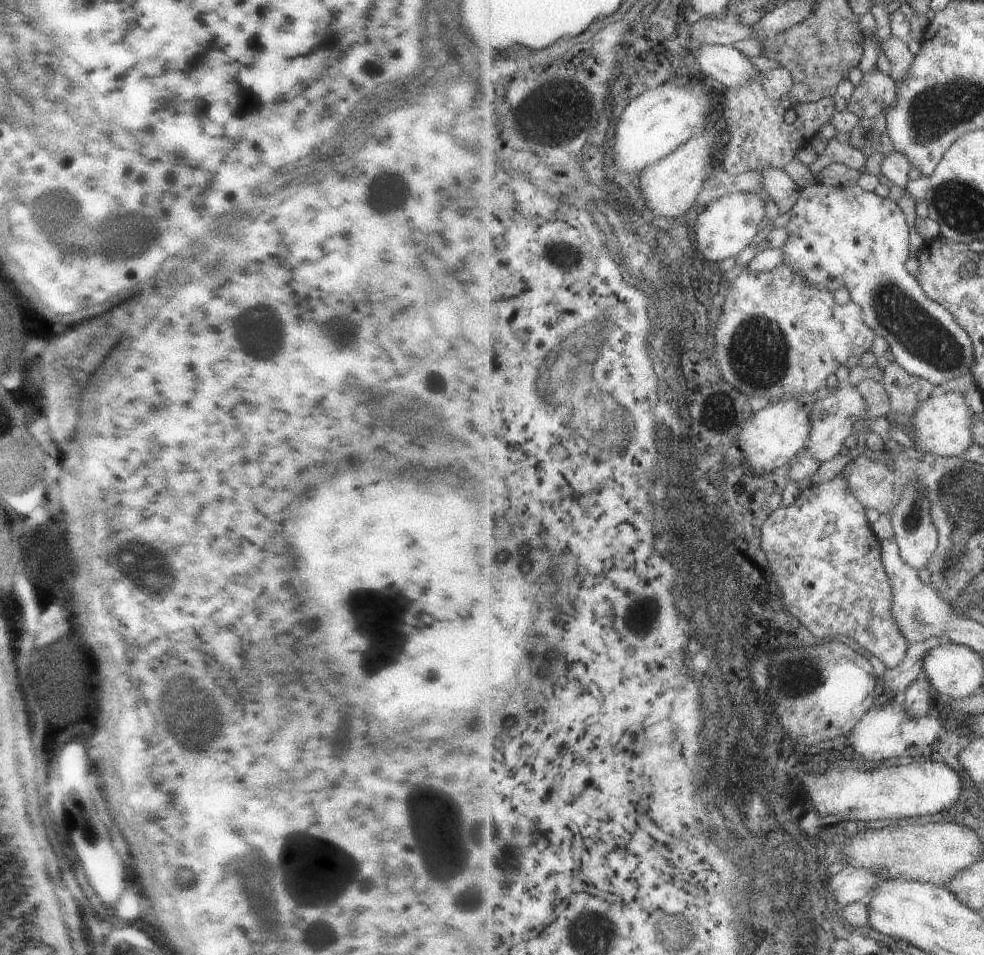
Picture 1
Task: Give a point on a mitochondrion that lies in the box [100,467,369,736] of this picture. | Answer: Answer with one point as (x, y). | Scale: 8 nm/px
(144, 565)

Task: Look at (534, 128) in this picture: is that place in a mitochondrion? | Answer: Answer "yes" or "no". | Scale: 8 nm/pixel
yes

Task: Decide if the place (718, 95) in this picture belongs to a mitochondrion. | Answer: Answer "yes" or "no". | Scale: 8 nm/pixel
no

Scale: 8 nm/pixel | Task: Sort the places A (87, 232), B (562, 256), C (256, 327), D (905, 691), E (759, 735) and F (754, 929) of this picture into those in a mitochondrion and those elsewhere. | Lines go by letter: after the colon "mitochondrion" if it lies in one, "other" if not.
A: mitochondrion
B: mitochondrion
C: mitochondrion
D: other
E: other
F: other

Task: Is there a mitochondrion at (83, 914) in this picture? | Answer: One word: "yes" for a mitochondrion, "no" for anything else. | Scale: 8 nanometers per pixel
no

